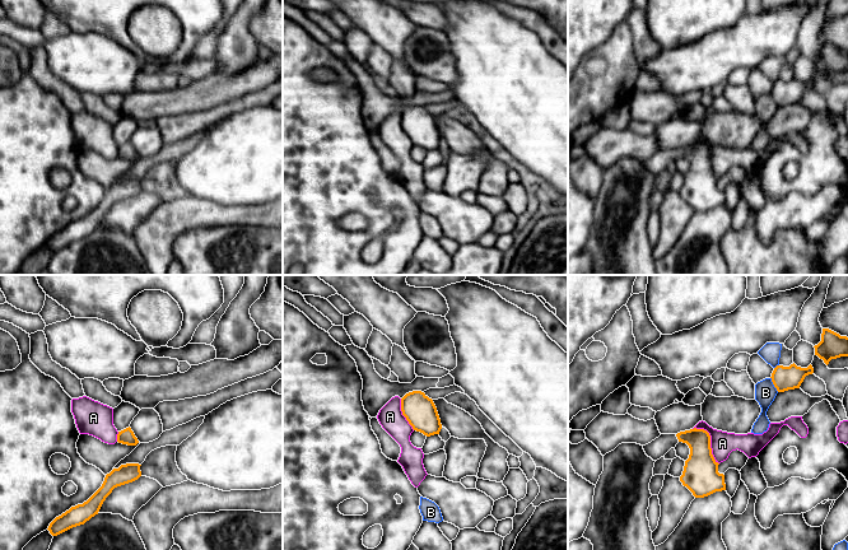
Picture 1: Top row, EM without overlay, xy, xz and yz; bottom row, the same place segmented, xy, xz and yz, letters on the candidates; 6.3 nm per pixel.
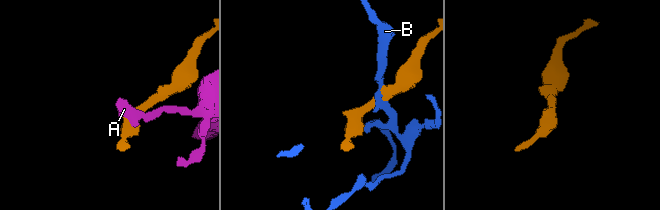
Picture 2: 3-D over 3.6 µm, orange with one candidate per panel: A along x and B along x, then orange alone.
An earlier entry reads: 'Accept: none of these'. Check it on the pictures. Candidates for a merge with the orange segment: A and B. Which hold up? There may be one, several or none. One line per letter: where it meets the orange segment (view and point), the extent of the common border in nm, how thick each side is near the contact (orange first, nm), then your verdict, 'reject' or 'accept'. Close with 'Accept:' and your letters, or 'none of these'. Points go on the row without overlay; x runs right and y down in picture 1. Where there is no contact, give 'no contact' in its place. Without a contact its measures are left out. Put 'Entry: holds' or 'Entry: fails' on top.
Entry: holds
A: meets orange in yz at (709, 157); contact 280 nm long; 220 nm thick on the orange side, 160 nm on the other; reject
B: meets orange in yz at (774, 99); contact 110 nm long; 150 nm thick on the orange side, 140 nm on the other; reject
Accept: none of these

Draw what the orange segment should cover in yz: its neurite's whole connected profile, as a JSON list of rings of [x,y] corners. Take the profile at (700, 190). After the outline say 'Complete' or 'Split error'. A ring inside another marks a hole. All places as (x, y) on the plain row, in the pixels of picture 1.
[[[690,144],[677,149],[661,149],[651,158],[643,160],[648,172],[653,176],[663,172],[679,157],[690,163],[689,173],[685,176],[680,196],[695,213],[704,213],[716,206],[726,205],[724,190],[718,187],[718,177],[710,163],[710,150],[704,144]]]. Split error

